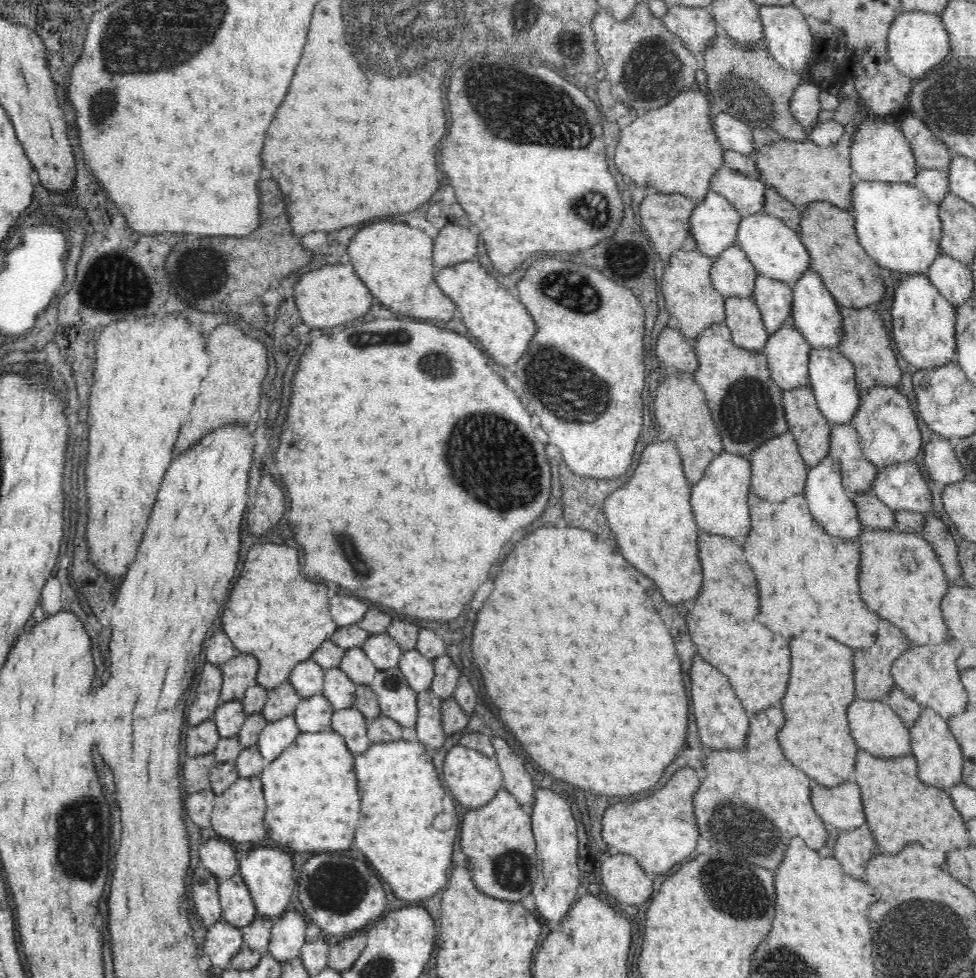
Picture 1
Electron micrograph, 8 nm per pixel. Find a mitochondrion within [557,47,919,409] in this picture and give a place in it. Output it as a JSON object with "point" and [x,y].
{"point":[725,88]}

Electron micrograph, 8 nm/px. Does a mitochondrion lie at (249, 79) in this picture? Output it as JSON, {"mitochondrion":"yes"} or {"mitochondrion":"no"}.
{"mitochondrion":"no"}

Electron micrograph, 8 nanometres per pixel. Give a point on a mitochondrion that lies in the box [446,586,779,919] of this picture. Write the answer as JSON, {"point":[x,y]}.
{"point":[511,869]}

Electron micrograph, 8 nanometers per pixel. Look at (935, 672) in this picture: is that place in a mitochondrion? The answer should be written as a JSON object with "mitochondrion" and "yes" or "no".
{"mitochondrion":"no"}

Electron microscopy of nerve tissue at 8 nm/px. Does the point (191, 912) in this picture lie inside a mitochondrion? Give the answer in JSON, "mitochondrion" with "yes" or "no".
{"mitochondrion":"no"}

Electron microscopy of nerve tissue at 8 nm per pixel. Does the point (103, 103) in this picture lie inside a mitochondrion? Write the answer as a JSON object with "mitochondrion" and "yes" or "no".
{"mitochondrion":"yes"}

